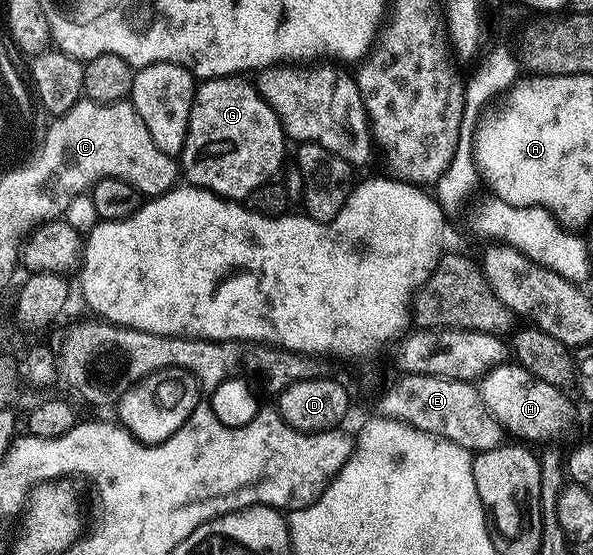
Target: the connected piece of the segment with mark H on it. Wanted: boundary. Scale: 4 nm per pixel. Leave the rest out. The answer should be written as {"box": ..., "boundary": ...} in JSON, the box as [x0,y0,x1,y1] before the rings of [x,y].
{"box":[481,363,574,443],"boundary":[[[517,363],[498,365],[485,377],[481,378],[482,398],[487,407],[505,430],[515,433],[515,438],[526,443],[546,441],[549,437],[562,437],[574,421],[574,409],[570,406],[567,394],[552,383],[534,377],[528,369]]]}

